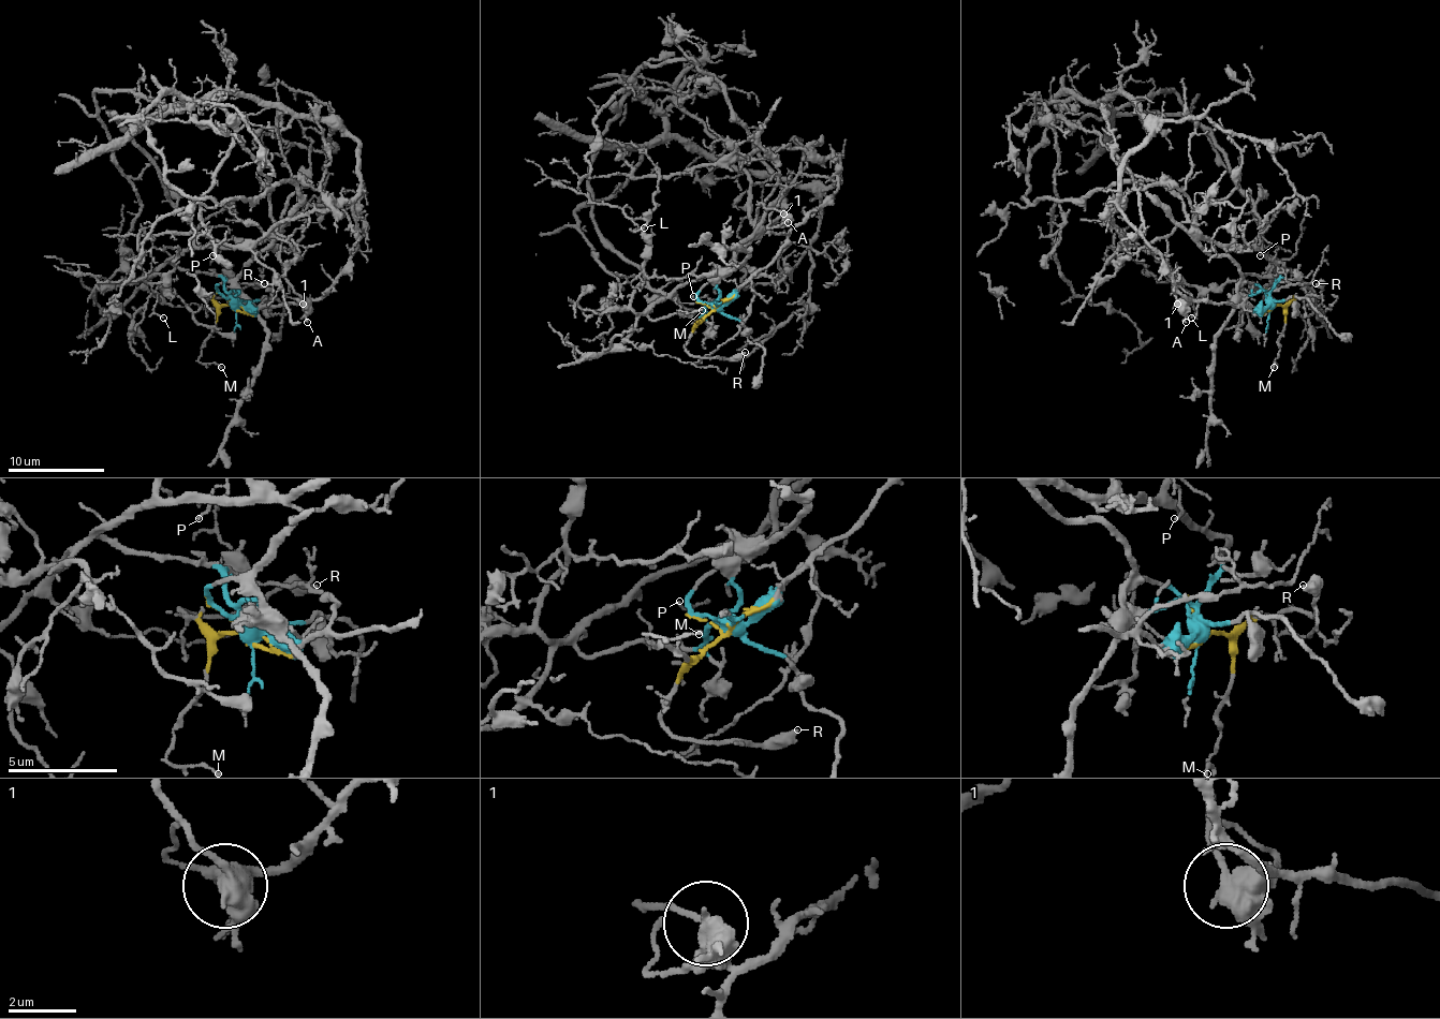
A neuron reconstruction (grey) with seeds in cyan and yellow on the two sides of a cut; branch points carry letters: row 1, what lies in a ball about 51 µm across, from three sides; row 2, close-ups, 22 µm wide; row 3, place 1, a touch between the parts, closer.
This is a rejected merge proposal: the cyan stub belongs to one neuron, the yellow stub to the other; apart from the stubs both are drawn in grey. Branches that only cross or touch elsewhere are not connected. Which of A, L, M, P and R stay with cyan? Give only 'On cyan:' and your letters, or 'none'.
On cyan: A, L, P

